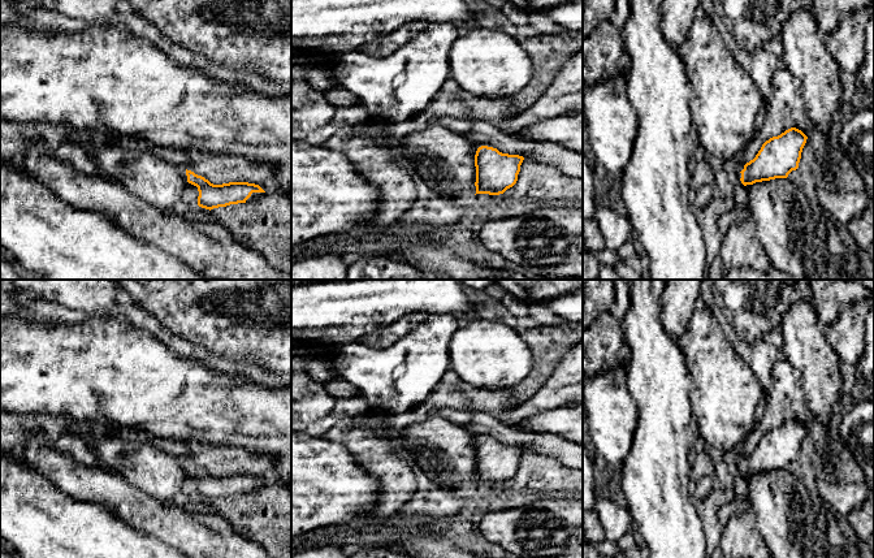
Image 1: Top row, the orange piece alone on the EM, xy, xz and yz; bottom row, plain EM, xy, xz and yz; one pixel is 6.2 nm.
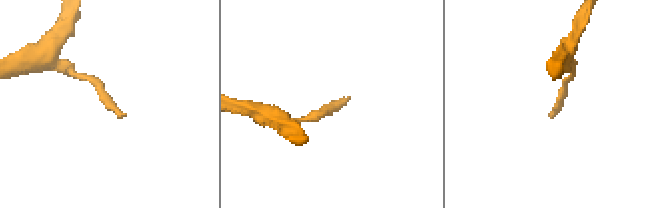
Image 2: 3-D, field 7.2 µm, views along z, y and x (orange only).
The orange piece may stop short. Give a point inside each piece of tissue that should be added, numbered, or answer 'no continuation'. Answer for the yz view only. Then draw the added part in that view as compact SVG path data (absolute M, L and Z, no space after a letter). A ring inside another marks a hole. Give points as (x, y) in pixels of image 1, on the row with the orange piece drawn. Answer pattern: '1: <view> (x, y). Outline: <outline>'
1: yz (740, 194). Outline: M739 181L735 186L735 199L736 199L736 204L740 207L745 206L747 202L747 191L744 185L741 183L741 181Z

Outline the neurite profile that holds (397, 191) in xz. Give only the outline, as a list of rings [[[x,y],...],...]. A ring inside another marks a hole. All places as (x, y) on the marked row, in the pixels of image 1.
[[[342,126],[323,147],[345,155],[378,191],[378,209],[373,217],[376,225],[395,224],[412,208],[417,198],[415,181],[411,172],[399,166],[391,155],[393,150],[398,150],[398,139],[386,135],[382,140],[369,140],[355,134],[352,126]]]

